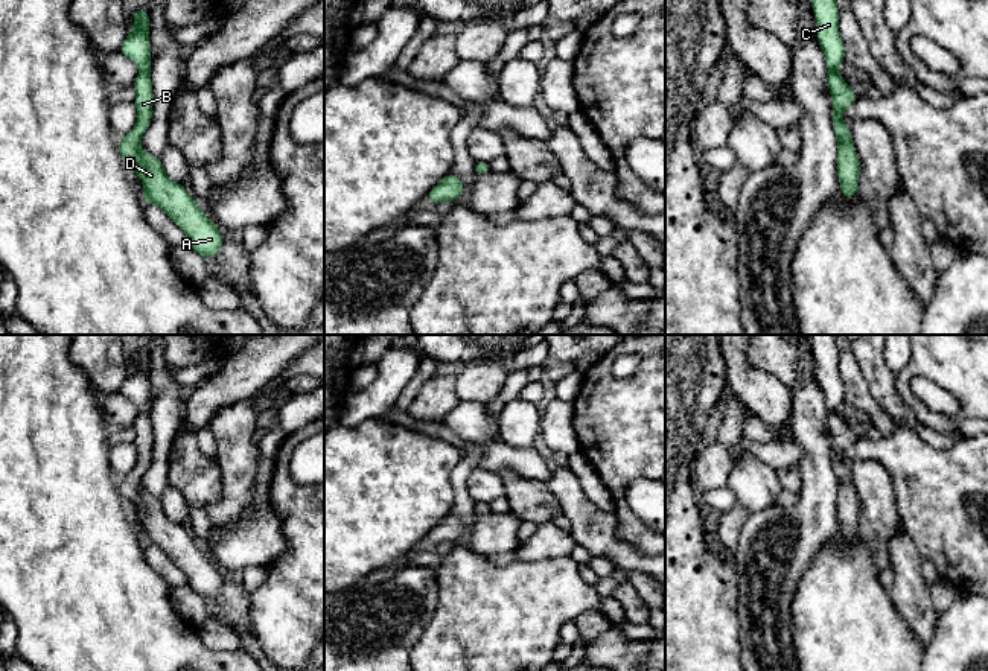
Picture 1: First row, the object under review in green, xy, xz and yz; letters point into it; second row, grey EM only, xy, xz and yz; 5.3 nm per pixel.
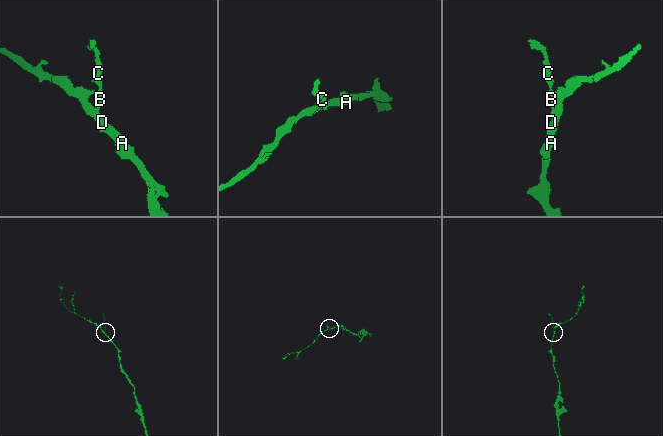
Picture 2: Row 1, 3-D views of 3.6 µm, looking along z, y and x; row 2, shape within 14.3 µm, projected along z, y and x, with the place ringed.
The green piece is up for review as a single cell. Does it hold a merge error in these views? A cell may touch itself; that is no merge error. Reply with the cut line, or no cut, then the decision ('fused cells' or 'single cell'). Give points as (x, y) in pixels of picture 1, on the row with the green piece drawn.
no cut; single cell

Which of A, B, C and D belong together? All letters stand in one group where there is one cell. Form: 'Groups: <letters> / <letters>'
Groups: A B C D

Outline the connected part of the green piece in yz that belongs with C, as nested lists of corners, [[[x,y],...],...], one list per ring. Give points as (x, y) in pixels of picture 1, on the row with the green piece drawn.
[[[811,0],[817,23],[817,41],[824,50],[828,68],[828,90],[833,105],[833,128],[837,137],[837,176],[840,195],[851,199],[859,190],[860,161],[854,148],[849,128],[842,113],[853,105],[859,96],[851,90],[837,68],[845,59],[845,46],[839,33],[839,8],[836,0]]]

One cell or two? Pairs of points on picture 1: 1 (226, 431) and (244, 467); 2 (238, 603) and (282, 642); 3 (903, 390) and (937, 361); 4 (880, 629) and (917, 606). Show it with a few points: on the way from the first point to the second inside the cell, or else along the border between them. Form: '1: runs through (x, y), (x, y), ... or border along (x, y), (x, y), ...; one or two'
1: runs through (235, 440), (238, 458); one
2: border along (250, 594), (250, 629), (261, 645); two
3: runs through (905, 379), (926, 361); one
4: border along (888, 591), (895, 610), (921, 645); two

